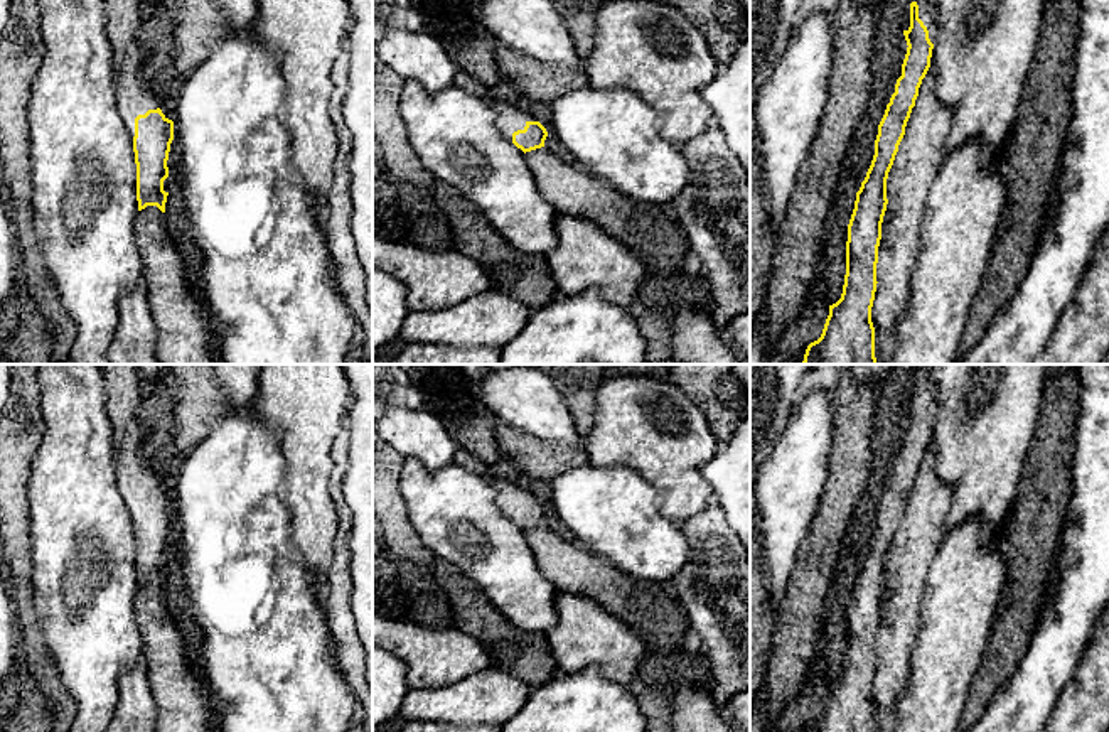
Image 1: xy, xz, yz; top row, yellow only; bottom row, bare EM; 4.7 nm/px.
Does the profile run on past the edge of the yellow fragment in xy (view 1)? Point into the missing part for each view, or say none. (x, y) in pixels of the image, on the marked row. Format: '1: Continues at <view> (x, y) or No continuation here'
1: Continues at xy (142, 44)

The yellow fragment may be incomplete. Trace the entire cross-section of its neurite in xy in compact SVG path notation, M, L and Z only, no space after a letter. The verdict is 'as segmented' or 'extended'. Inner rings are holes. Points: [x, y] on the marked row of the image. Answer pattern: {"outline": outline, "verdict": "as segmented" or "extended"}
{"outline": "M106 0L106 12L116 105L133 140L138 211L157 206L165 213L169 192L163 191L163 180L169 177L167 160L174 140L172 120L185 83L174 69L172 27L160 19L155 5L143 0Z", "verdict": "extended"}

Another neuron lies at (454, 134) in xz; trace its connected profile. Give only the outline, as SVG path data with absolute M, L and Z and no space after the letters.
M406 79L399 113L425 167L472 201L512 246L539 255L556 246L558 213L539 192L524 152L497 128L497 115L489 101L455 84L428 93L418 81Z

